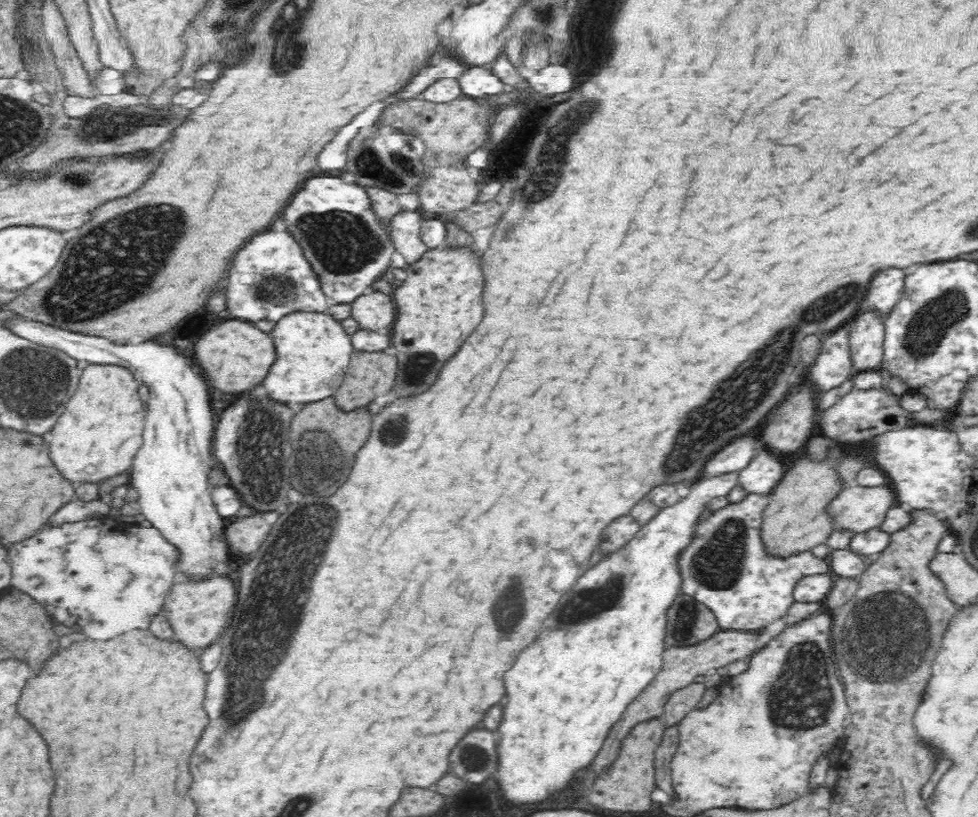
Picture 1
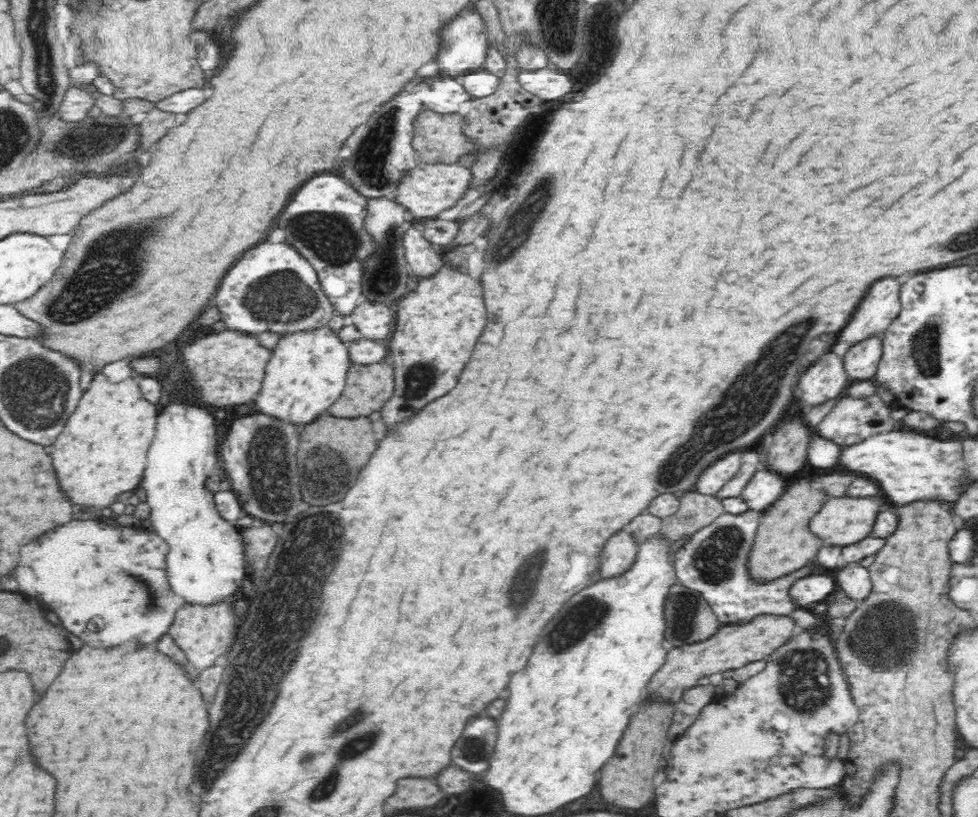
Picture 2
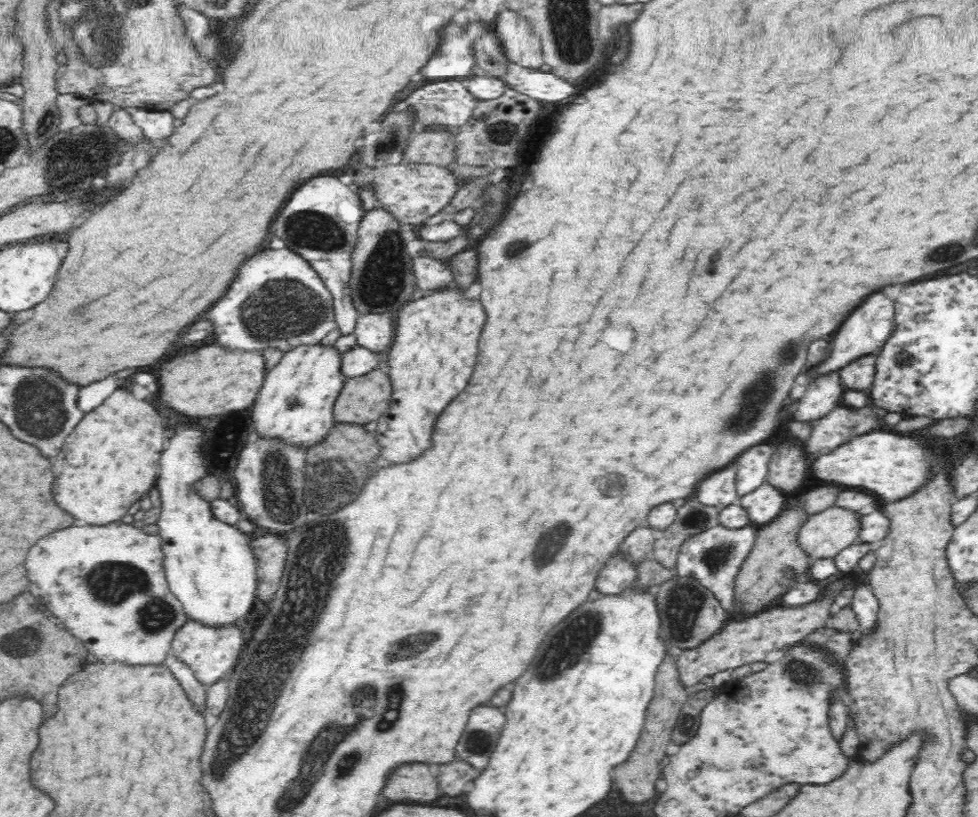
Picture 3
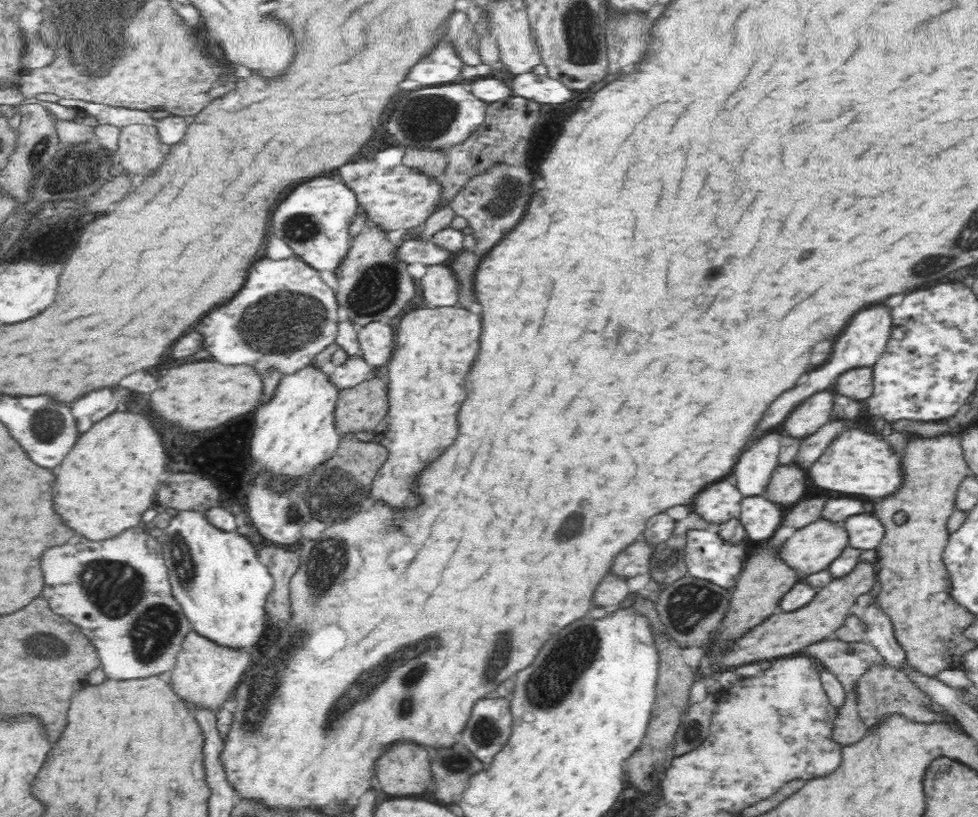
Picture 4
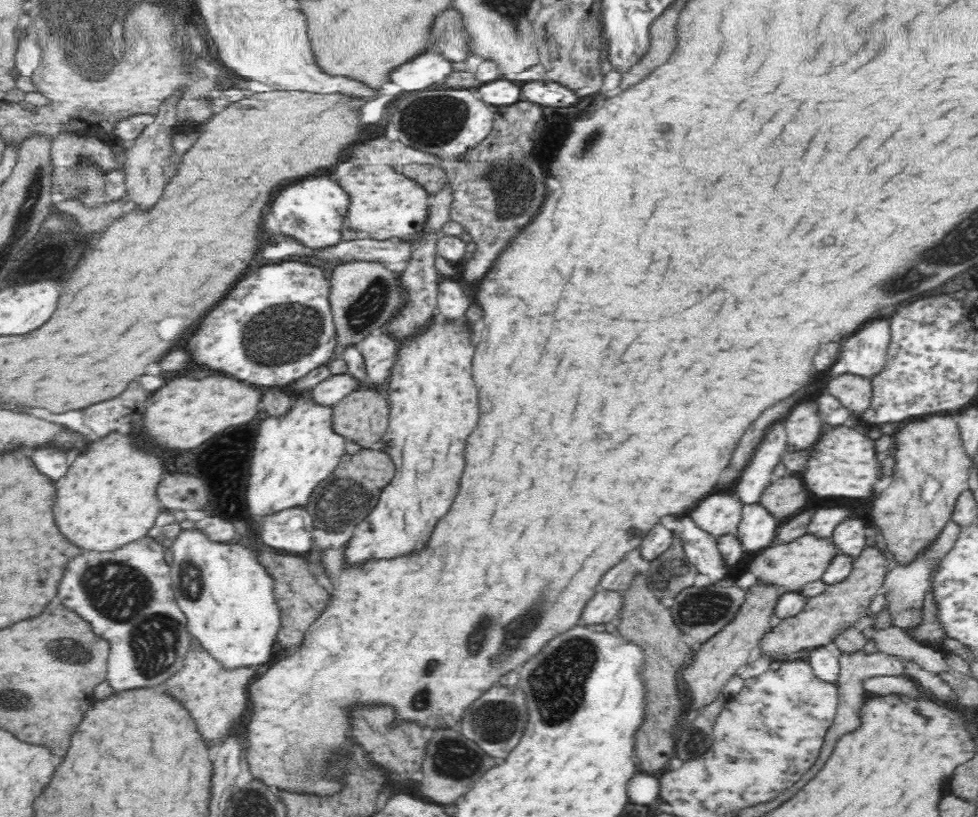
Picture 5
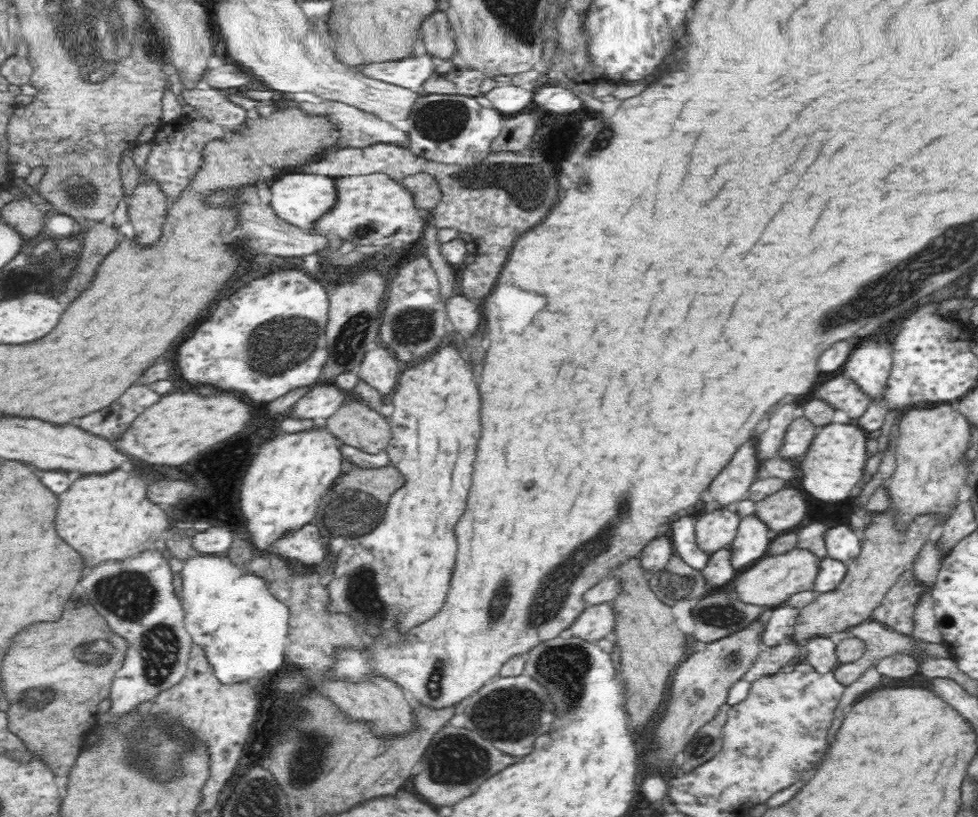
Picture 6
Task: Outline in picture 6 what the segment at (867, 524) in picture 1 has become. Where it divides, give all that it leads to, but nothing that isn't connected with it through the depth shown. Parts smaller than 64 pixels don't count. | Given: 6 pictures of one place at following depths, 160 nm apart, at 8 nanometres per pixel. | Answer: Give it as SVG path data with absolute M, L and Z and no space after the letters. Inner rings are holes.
M800 546L782 554L766 554L750 564L748 570L736 575L734 594L744 603L766 607L769 611L773 607L784 604L793 594L814 589L818 572L821 569L821 559L813 550Z

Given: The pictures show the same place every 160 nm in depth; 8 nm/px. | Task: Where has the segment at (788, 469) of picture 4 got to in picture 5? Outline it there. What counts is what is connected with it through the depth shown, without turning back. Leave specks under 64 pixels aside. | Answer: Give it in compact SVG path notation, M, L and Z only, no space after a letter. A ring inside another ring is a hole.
M782 476L777 480L773 479L759 502L778 517L778 520L784 521L806 506L808 492L802 480L798 480L796 476Z

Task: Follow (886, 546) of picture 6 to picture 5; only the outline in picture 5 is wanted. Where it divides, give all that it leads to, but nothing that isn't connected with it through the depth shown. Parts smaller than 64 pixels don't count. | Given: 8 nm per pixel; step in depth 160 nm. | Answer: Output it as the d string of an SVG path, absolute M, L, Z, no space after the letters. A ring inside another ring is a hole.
M866 547L860 556L855 557L851 573L841 583L829 584L824 592L808 597L808 602L798 614L777 620L758 641L755 654L770 658L789 656L805 648L814 649L834 642L862 616L870 615L867 606L874 596L880 594L890 562L893 558L887 558L877 547Z

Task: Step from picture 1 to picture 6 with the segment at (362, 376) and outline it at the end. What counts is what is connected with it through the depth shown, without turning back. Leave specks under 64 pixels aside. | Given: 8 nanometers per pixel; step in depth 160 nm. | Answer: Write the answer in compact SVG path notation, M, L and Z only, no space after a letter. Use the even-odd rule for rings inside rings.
M349 398L325 420L326 428L344 445L354 446L375 455L387 447L391 437L389 419L370 408L366 401Z

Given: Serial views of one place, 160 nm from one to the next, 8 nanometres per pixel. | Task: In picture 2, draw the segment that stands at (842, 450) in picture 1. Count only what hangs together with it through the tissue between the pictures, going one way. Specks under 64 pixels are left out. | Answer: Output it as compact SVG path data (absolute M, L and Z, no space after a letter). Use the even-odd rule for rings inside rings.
M800 476L762 512L749 558L750 570L758 581L776 578L816 559L819 548L825 542L813 532L810 522L829 497L826 491L814 488L814 480L810 476Z

